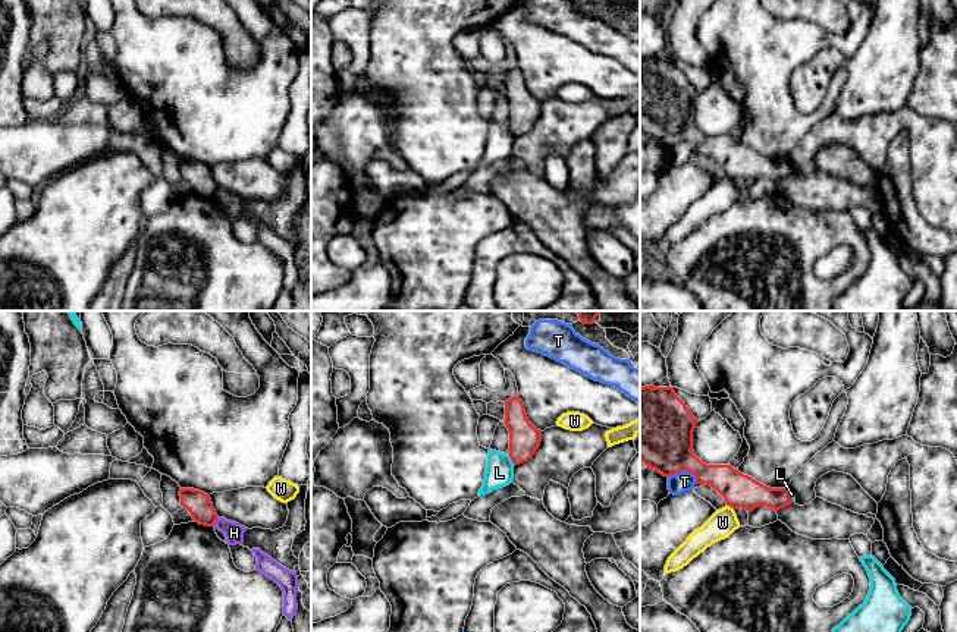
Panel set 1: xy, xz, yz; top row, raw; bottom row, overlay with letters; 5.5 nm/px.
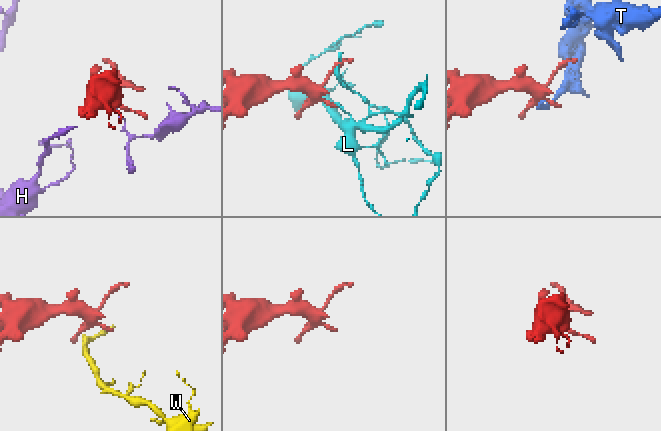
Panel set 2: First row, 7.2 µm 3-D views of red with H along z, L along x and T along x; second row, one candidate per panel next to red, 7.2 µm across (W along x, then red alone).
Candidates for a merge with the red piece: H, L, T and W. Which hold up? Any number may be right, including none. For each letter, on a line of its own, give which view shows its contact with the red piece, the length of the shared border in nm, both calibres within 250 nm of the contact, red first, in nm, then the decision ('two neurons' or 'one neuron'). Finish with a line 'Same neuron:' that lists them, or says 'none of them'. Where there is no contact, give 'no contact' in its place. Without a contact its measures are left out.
H: contact in xy; length 60 nm; calibres 140 and 110 nm; two neurons
L: contact in xz; length 70 nm; calibres 180 and 160 nm; two neurons
T: contact in yz; length 170 nm; calibres 360 and 110 nm; two neurons
W: contact in yz; length 40 nm; calibres 190 and 150 nm; two neurons
Same neuron: none of them

